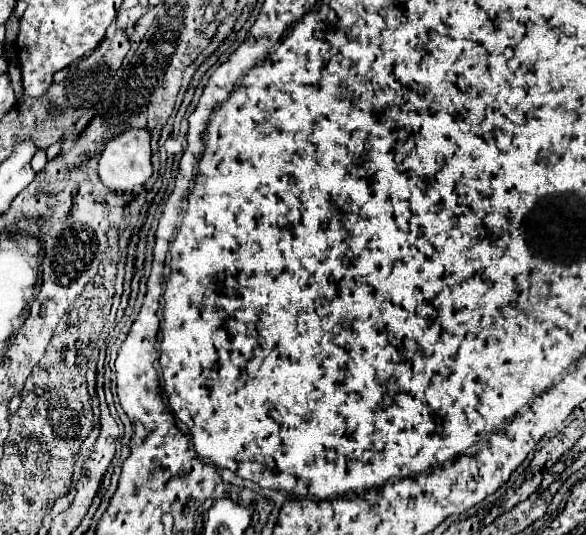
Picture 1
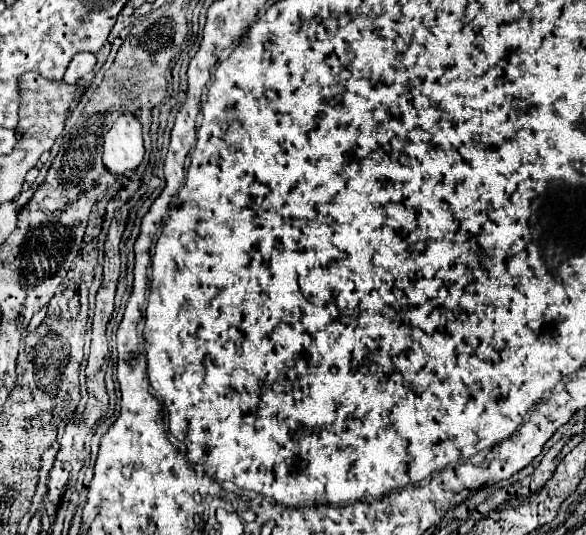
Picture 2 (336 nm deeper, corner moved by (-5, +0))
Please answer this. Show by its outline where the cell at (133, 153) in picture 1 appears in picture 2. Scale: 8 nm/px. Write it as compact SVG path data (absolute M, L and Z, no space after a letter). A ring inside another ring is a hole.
M120 115L104 135L102 159L112 175L128 175L142 163L142 125L134 115Z

